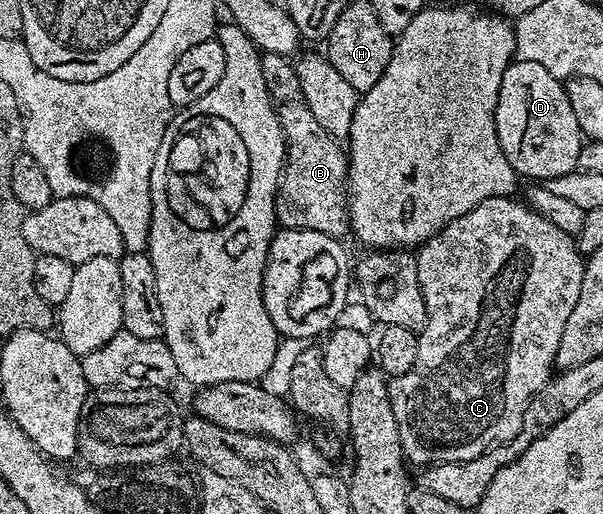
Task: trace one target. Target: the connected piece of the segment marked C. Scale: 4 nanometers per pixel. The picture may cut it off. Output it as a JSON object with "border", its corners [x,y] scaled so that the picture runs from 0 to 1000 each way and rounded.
{"border":[[[846,381],[811,385],[796,395],[788,409],[776,411],[763,430],[733,442],[730,453],[715,461],[692,488],[695,494],[690,494],[697,568],[706,593],[706,630],[693,650],[690,720],[700,724],[700,735],[706,735],[706,743],[700,743],[700,759],[693,757],[693,767],[683,767],[687,790],[680,790],[680,798],[693,798],[693,805],[720,805],[720,891],[768,891],[773,903],[786,903],[798,883],[806,883],[867,842],[871,802],[879,782],[887,780],[891,767],[915,733],[919,704],[927,702],[925,679],[935,654],[935,638],[942,630],[942,615],[949,615],[962,584],[962,560],[972,535],[972,510],[954,457],[930,449],[902,418],[891,416],[876,399],[864,391],[851,393],[852,389]]]}

